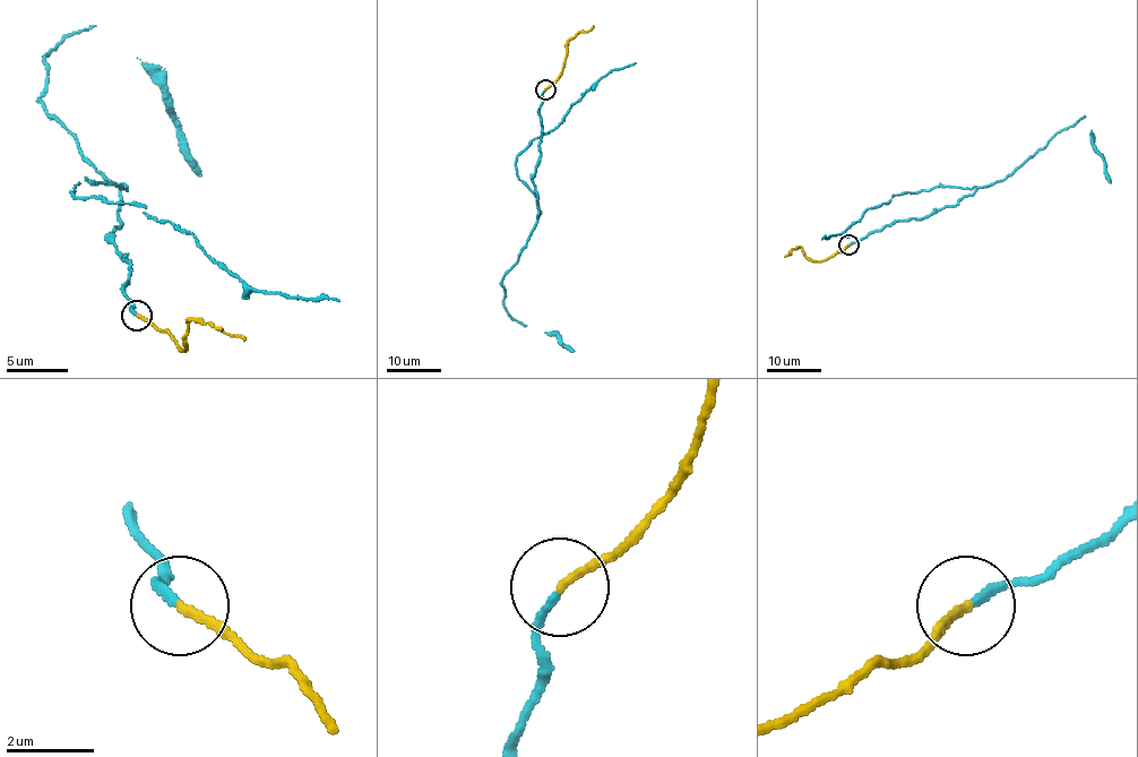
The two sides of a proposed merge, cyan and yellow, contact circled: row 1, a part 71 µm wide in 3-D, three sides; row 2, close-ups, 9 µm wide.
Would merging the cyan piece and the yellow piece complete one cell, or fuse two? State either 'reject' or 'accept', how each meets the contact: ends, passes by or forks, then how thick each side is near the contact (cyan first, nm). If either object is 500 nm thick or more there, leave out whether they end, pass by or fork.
accept; cyan ends; yellow ends; calibres 190 and 200 nm

